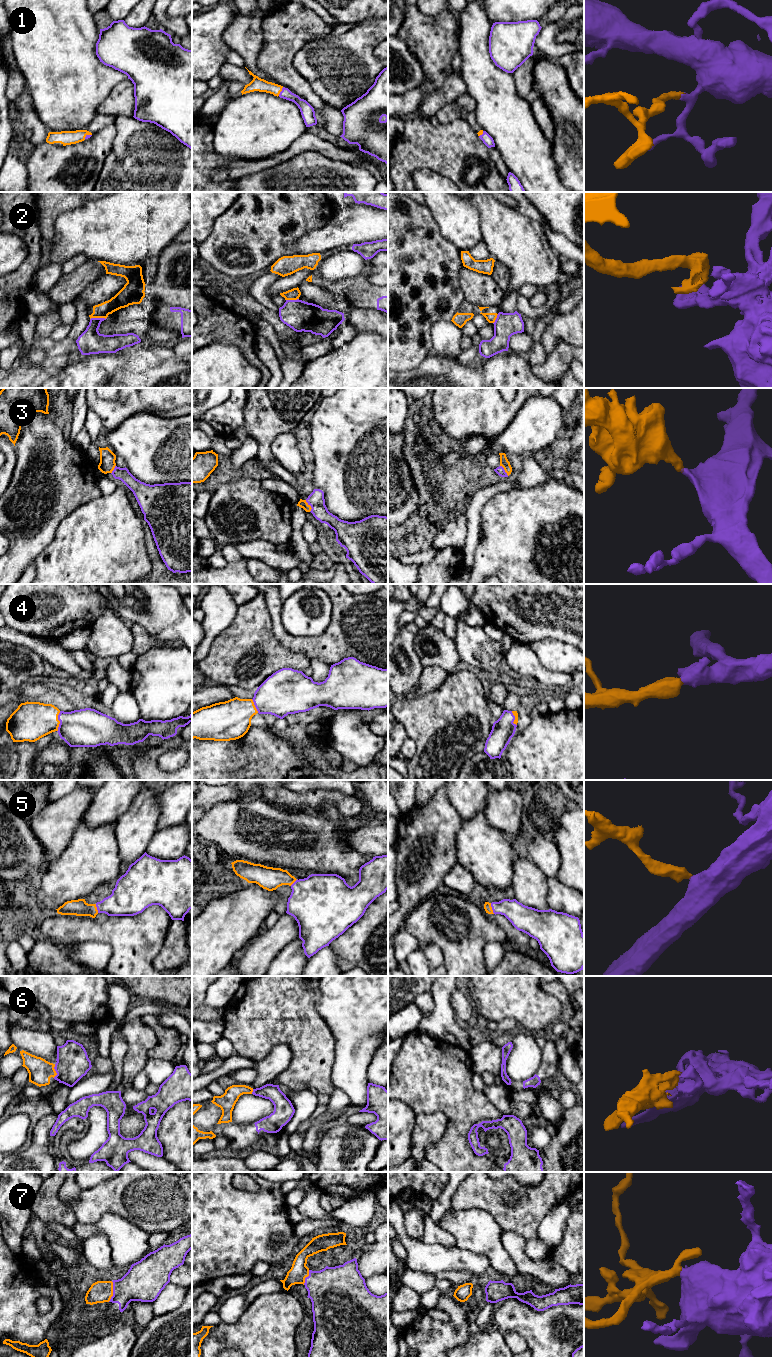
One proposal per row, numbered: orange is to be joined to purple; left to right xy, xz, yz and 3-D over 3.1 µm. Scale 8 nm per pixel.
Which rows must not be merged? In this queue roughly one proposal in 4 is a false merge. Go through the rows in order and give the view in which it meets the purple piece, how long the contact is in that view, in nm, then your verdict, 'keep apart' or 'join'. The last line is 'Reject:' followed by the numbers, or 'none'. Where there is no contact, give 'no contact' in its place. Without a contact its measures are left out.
1: xz | 80 nm | join
2: xy | 140 nm | join
3: xz | 100 nm | join
4: xy | 170 nm | join
5: yz | 90 nm | join
6: xy | 110 nm | join
7: xy | 170 nm | join
Reject: none

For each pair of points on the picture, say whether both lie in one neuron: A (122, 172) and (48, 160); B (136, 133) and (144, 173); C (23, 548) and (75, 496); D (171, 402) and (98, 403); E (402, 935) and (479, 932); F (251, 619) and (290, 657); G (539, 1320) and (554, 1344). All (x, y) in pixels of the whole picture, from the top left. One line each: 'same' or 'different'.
A: different
B: same
C: same
D: same
E: different
F: same
G: same

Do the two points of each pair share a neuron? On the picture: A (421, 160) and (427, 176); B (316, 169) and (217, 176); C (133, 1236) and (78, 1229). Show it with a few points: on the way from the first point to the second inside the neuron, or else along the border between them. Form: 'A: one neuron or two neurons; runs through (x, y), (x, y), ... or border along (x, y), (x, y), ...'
A: two neurons; border along (411, 174), (417, 169), (430, 169), (446, 178)
B: two neurons; border along (273, 166), (234, 179)
C: one neuron; runs through (119, 1232), (115, 1228), (92, 1229)

